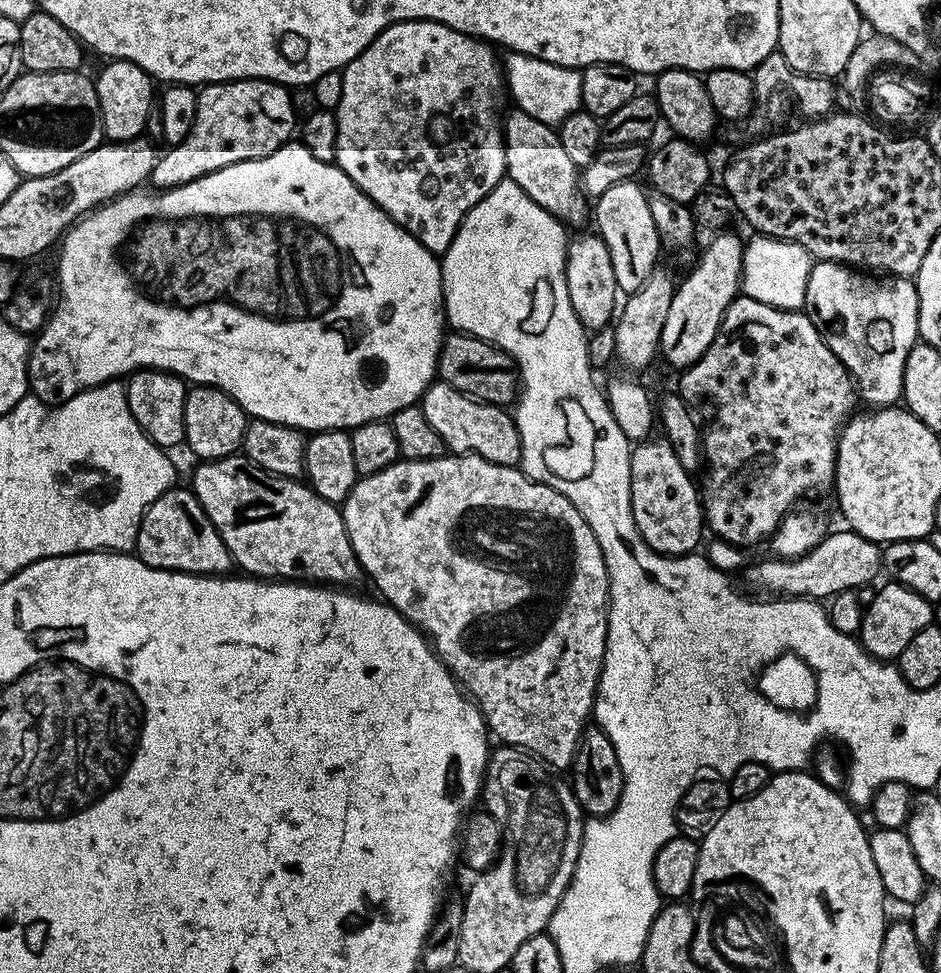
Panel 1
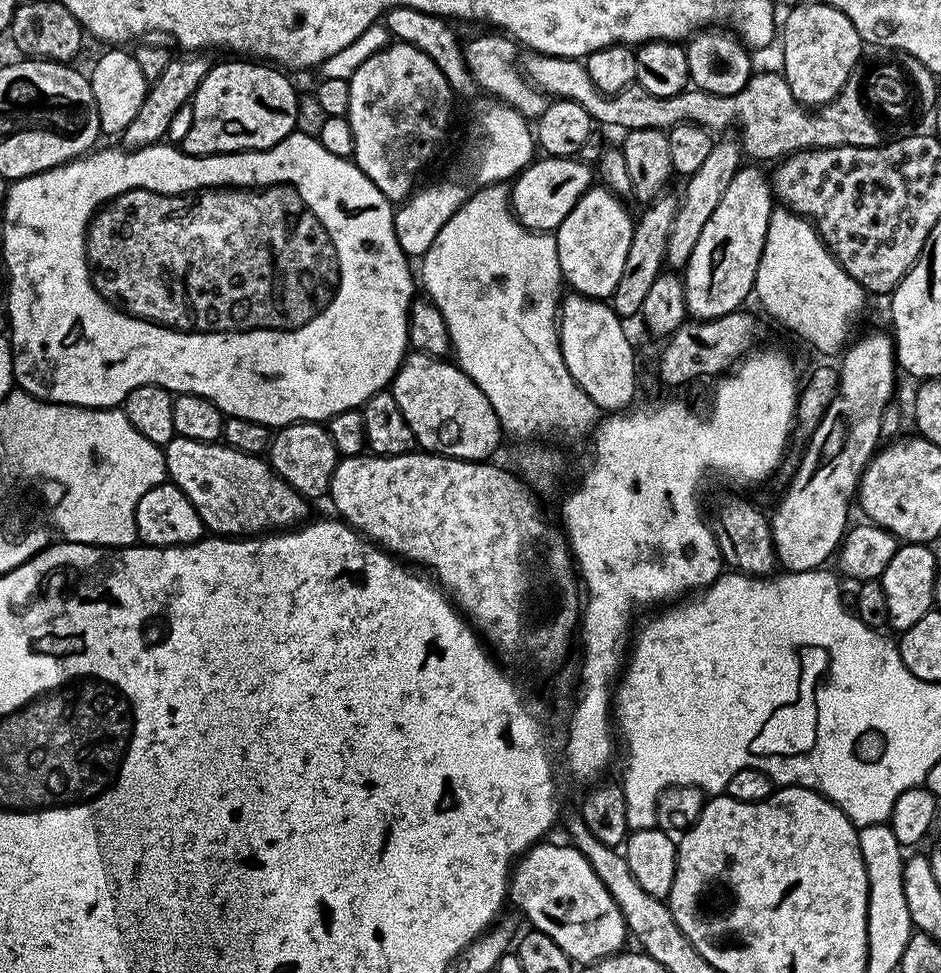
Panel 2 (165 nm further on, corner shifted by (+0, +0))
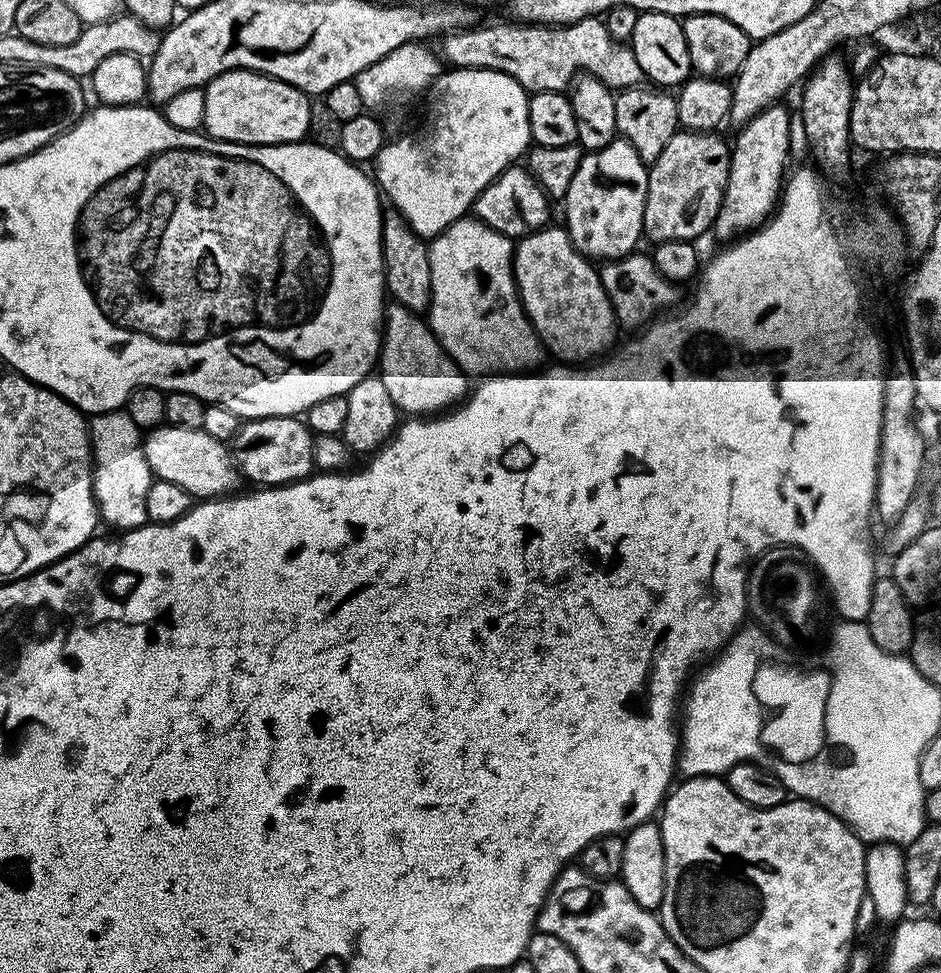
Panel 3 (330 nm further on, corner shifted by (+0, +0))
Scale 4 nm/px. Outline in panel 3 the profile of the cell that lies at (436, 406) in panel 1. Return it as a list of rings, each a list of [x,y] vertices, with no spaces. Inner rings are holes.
[[[395,302],[384,309],[378,374],[404,414],[436,414],[451,409],[470,391],[469,377],[448,357],[425,317]]]

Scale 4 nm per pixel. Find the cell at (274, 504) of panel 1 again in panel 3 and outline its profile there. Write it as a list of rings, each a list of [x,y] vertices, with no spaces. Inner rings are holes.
[[[173,424],[151,429],[143,437],[146,462],[153,477],[182,486],[194,498],[223,498],[235,493],[242,477],[229,445],[210,438],[203,428],[179,428]]]

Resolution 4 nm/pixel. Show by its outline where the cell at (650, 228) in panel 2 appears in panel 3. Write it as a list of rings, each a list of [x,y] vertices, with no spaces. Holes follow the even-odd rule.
[[[678,130],[662,154],[649,165],[643,228],[652,244],[662,241],[697,241],[716,223],[728,185],[731,147],[715,131]]]

